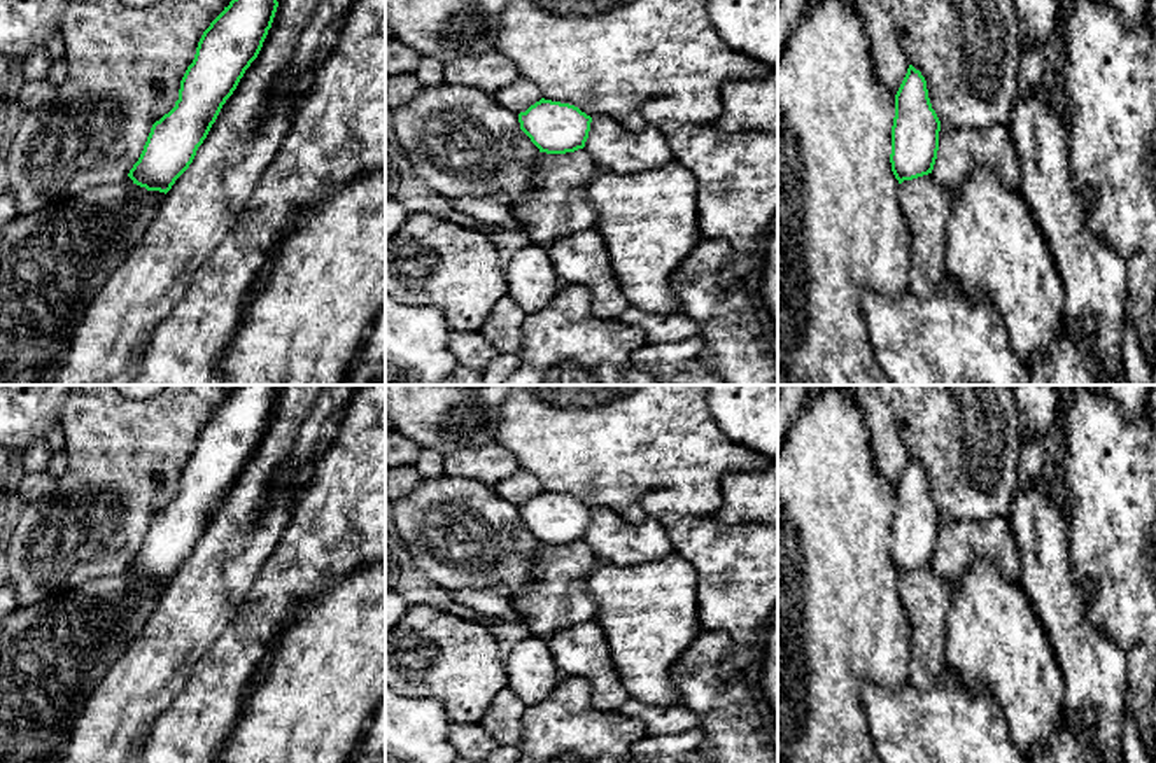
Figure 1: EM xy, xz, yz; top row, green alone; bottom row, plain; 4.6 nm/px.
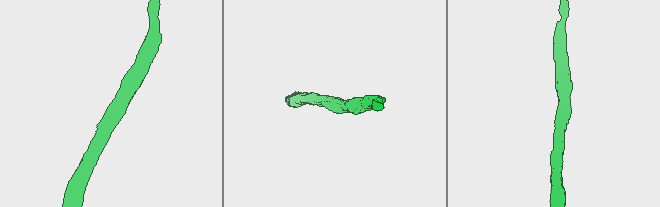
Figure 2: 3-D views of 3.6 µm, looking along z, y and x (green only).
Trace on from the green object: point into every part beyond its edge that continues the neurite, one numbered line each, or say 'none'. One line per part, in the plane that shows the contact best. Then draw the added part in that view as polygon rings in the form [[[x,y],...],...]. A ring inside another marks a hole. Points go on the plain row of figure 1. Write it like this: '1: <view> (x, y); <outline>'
none

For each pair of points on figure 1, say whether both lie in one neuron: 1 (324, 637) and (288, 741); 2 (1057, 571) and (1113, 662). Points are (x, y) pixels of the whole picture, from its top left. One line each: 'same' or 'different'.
1: same
2: same

